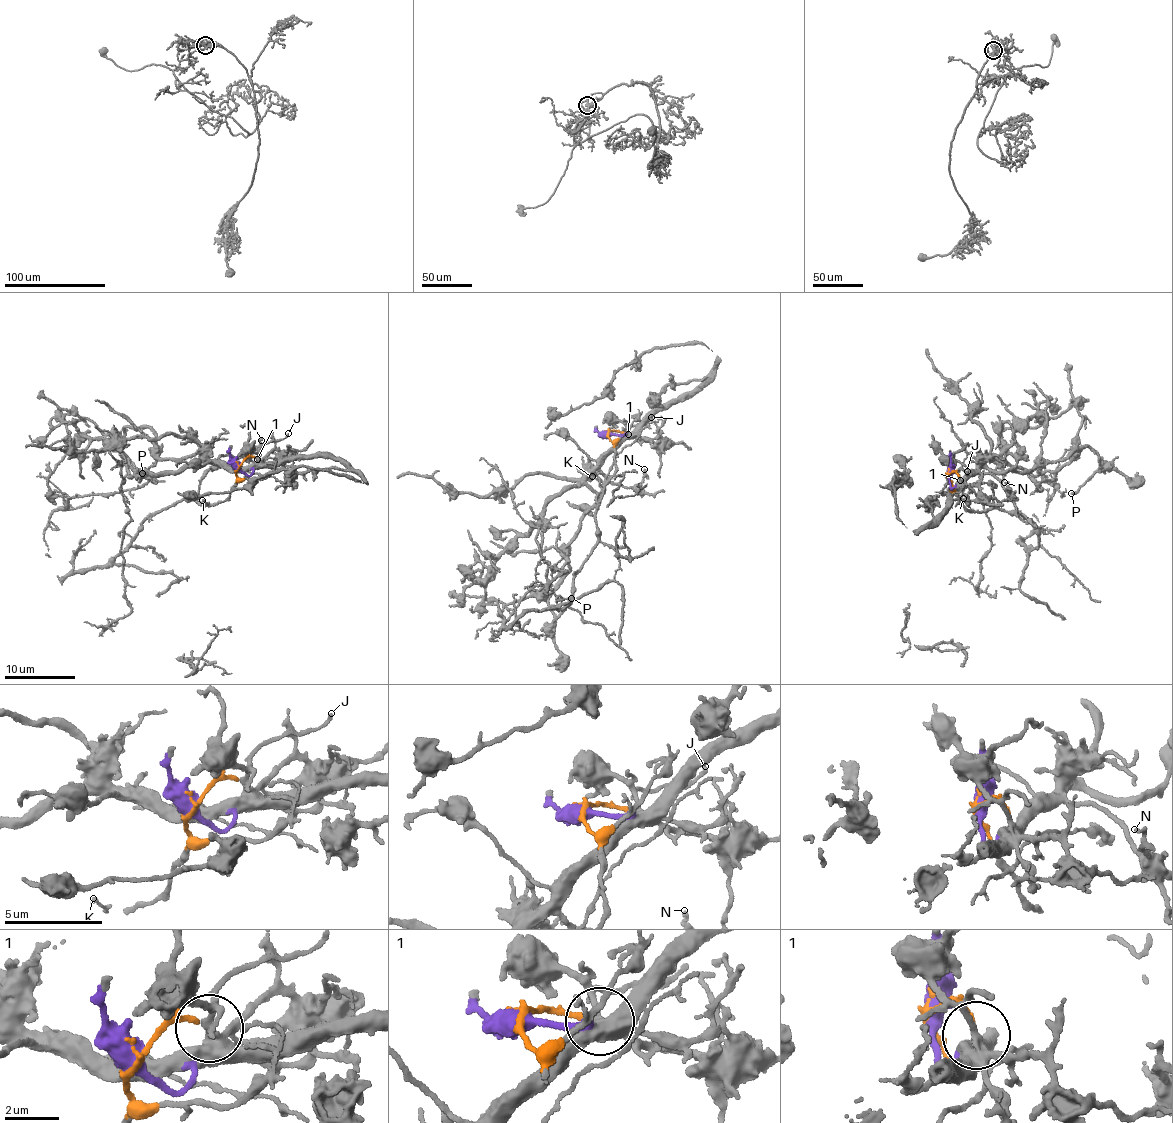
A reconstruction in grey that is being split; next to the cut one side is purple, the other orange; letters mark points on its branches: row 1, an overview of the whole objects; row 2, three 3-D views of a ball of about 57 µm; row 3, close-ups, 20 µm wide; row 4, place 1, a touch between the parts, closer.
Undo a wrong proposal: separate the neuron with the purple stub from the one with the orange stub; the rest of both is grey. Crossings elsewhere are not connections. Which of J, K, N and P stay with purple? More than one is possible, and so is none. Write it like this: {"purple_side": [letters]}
{"purple_side": ["J", "N", "P"]}

